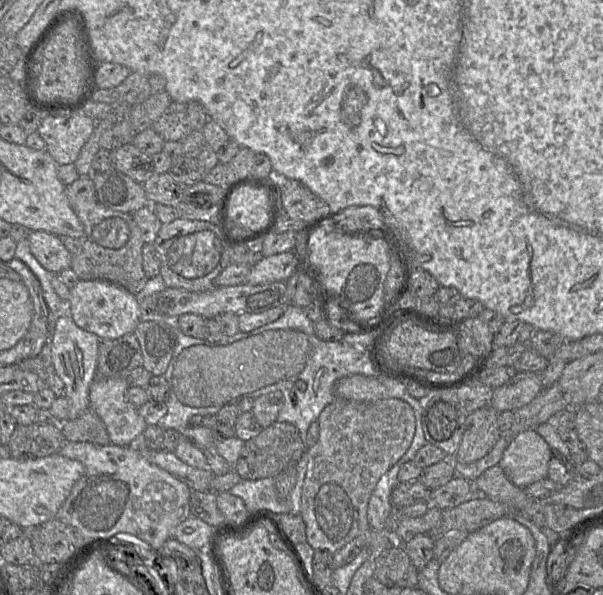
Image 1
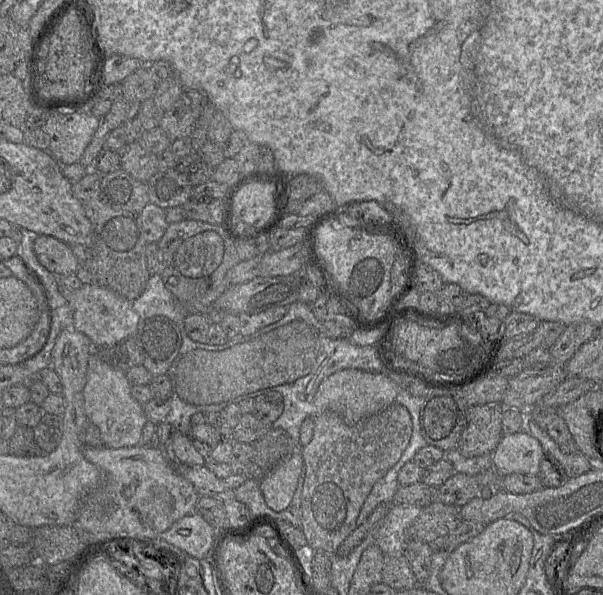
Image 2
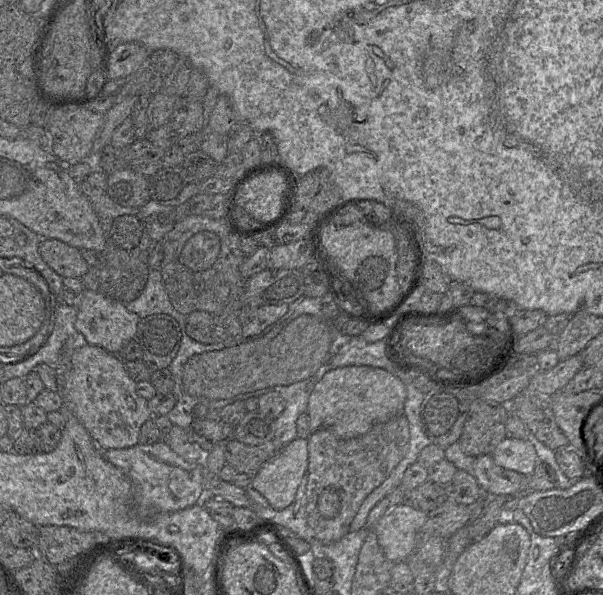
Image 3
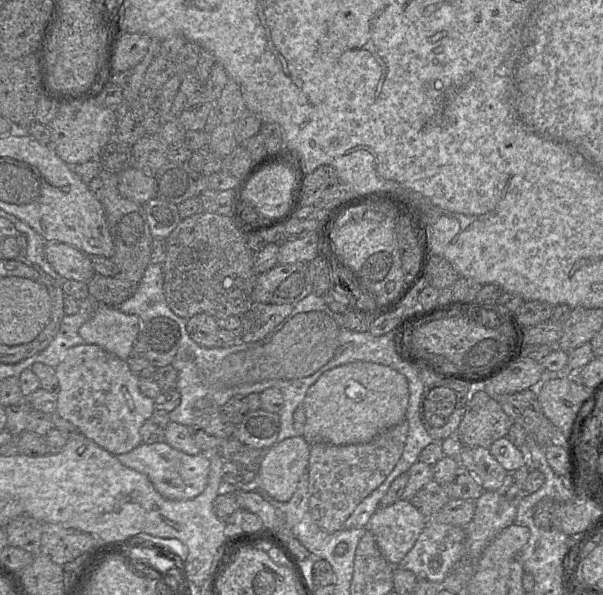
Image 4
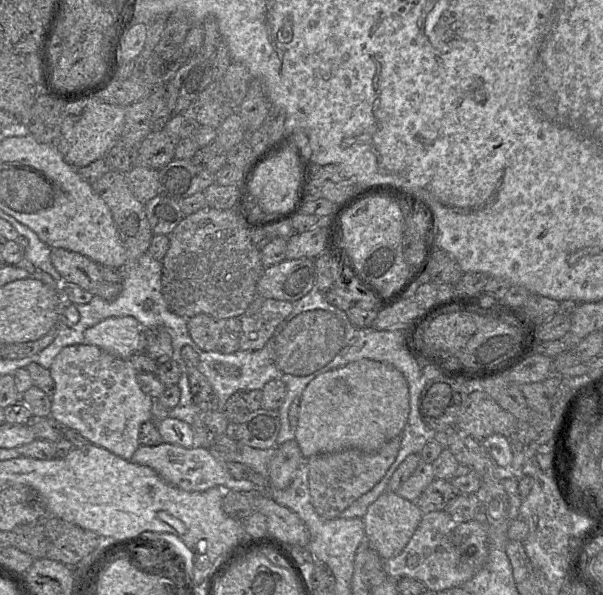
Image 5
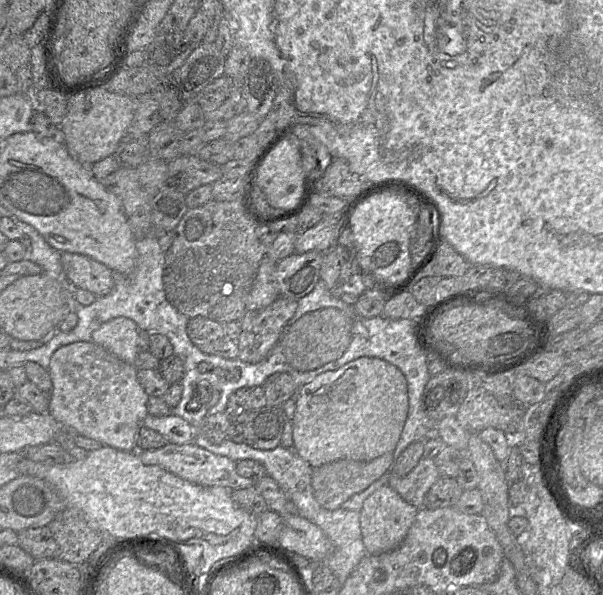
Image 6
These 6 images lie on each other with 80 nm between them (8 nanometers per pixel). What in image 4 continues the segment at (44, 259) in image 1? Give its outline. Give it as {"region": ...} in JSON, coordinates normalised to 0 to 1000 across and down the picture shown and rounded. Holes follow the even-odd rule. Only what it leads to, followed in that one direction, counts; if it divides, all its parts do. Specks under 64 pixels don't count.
{"region":[[[78,407],[75,430],[104,467],[146,476],[159,459],[151,432],[123,413],[101,407]]]}

